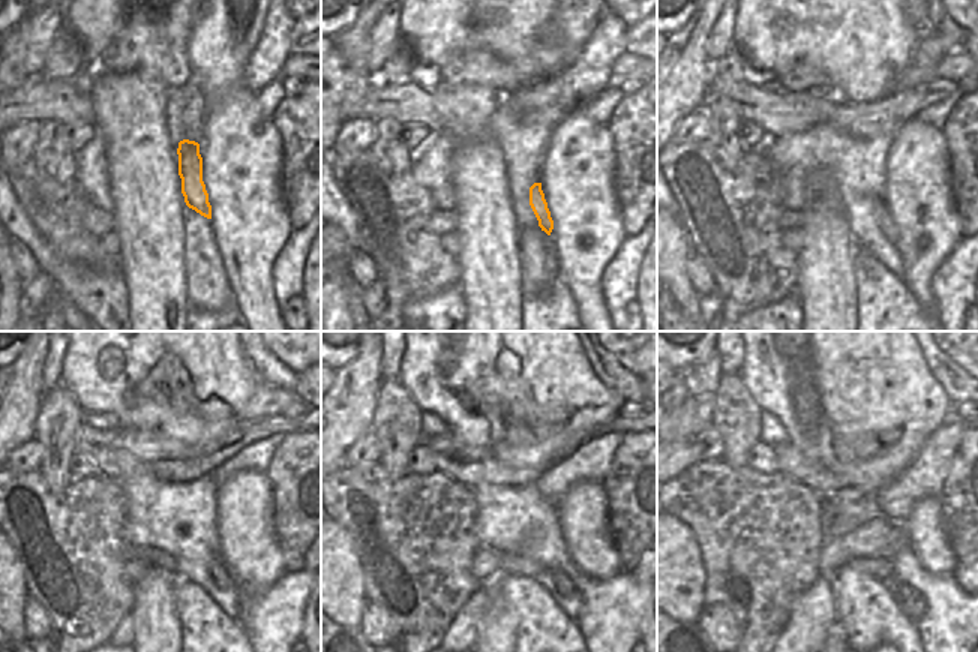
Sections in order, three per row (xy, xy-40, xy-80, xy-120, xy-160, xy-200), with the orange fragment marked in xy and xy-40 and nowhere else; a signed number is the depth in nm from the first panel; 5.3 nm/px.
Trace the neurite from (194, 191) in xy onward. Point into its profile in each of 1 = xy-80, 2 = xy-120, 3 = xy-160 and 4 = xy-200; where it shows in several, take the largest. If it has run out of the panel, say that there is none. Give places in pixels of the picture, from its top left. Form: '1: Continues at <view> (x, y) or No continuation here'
1: Continues at xy-80 (885, 222)
2: Continues at xy-120 (231, 595)
3: Continues at xy-160 (570, 597)
4: Continues at xy-200 (912, 604)

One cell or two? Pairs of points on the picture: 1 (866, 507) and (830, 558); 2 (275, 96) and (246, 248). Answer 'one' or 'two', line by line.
1: two
2: two

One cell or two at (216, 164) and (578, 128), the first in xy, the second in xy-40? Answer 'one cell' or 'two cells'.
one cell

